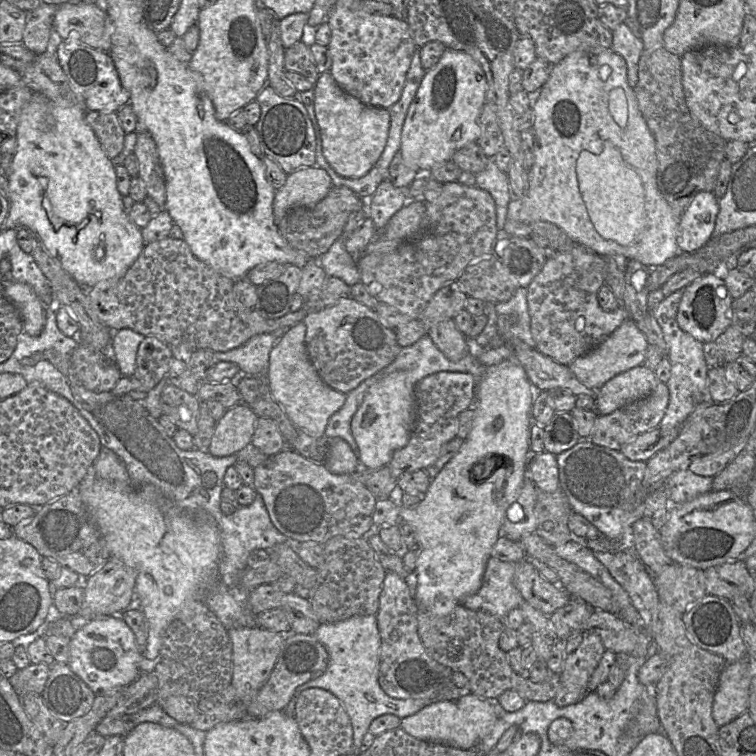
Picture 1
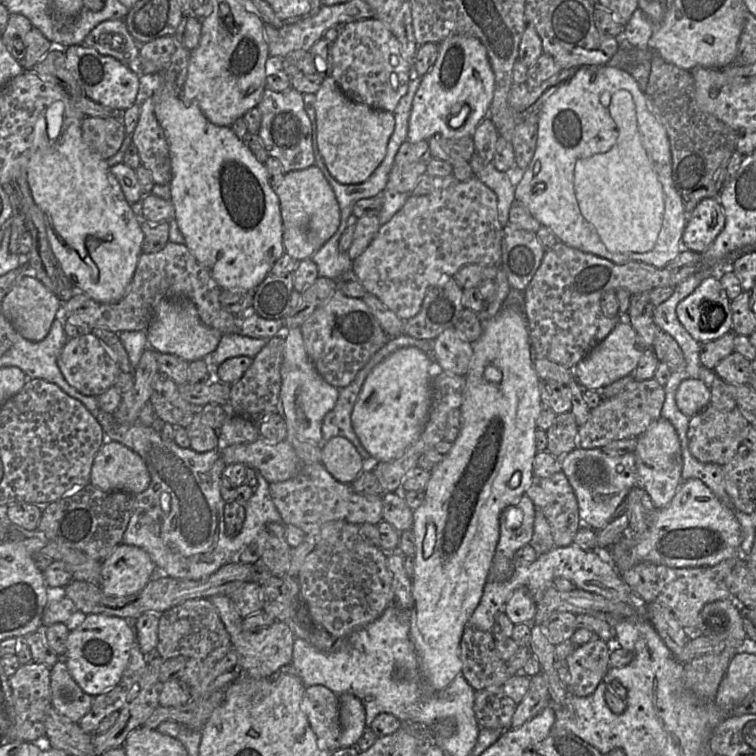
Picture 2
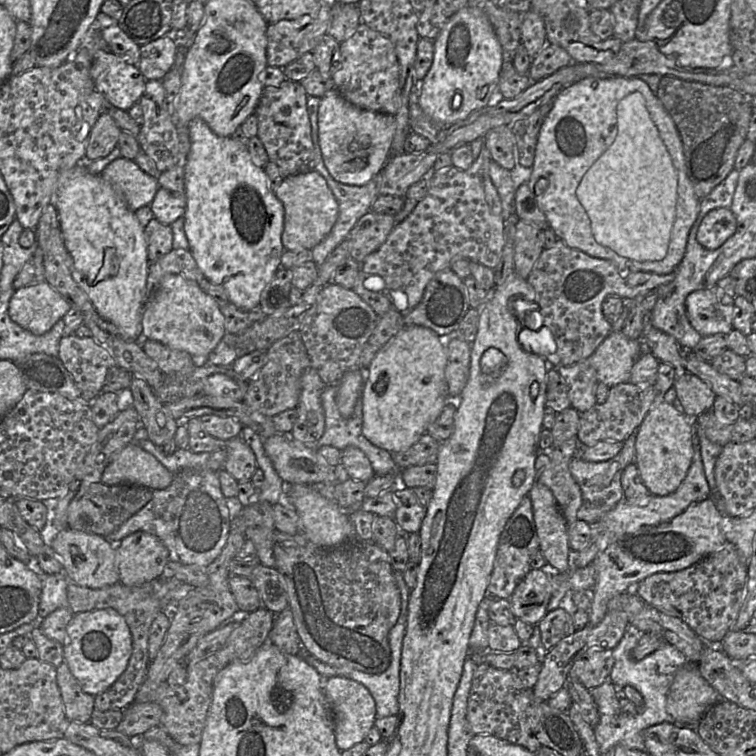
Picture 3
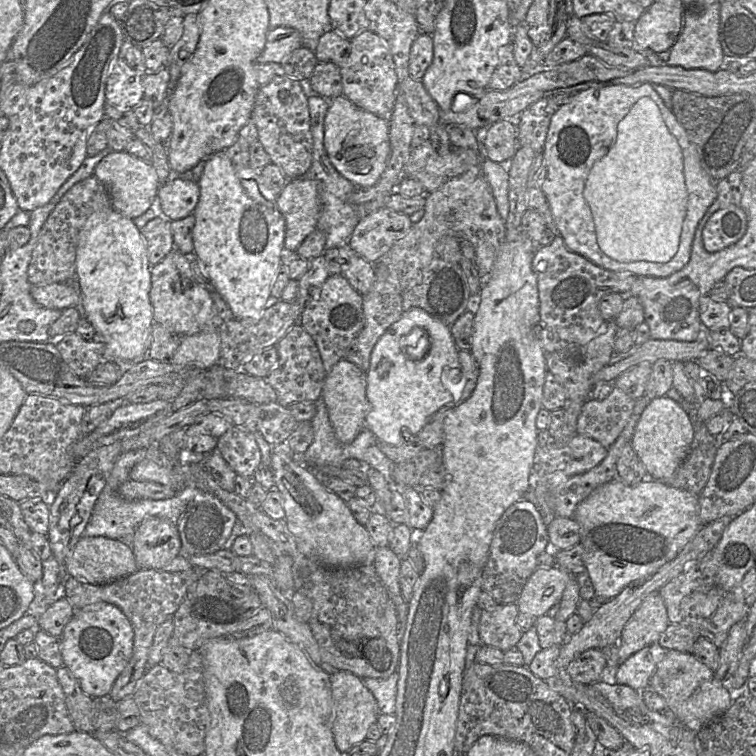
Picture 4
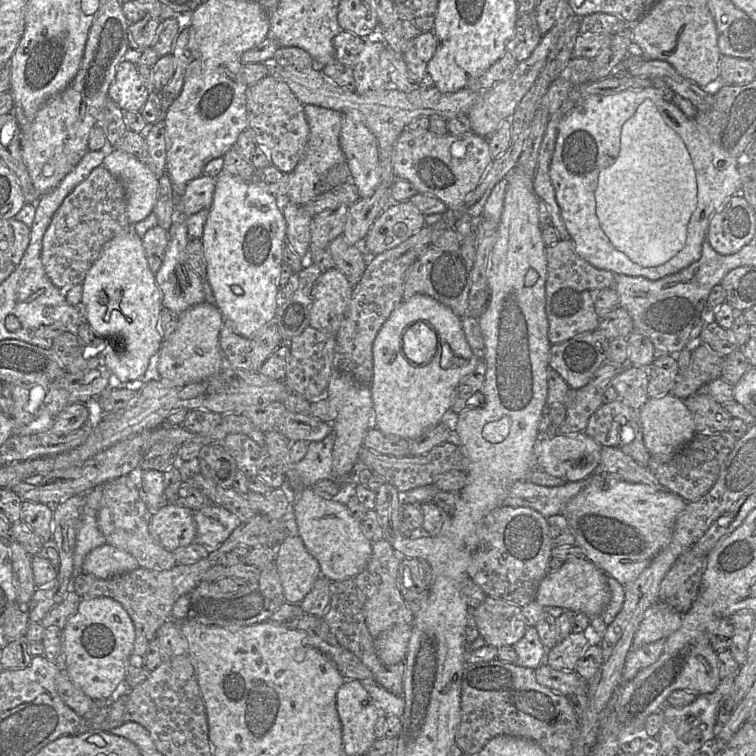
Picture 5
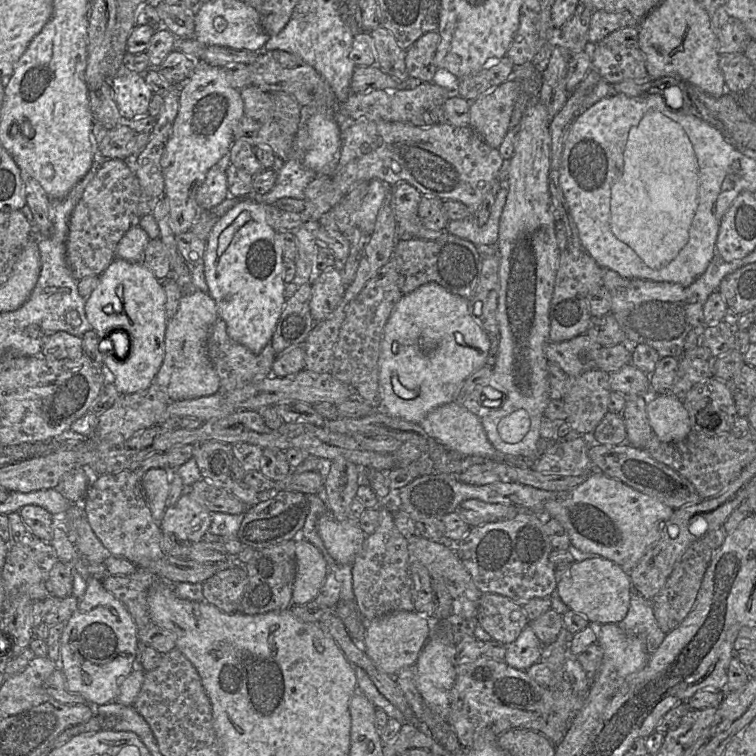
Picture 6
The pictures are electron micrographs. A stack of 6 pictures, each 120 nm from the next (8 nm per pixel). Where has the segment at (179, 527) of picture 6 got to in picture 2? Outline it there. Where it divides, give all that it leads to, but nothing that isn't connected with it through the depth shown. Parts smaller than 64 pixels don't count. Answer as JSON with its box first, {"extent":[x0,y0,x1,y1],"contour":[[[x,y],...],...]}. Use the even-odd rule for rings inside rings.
{"extent":[100,543,158,596],"contour":[[[120,543],[101,562],[100,589],[107,596],[134,594],[158,574],[158,568],[142,548]]]}

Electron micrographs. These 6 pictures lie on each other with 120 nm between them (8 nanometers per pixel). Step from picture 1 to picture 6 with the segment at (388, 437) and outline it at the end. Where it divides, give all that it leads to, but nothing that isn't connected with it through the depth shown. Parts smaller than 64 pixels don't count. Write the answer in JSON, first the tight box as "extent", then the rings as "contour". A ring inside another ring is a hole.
{"extent":[378,282,489,423],"contour":[[[435,282],[426,283],[402,295],[385,324],[380,343],[378,381],[381,410],[392,417],[421,423],[430,411],[455,400],[461,384],[486,365],[489,347],[487,333],[475,321],[475,315],[469,313],[469,299],[450,293]],[[423,339],[434,341],[435,348],[431,352],[422,351]]]}

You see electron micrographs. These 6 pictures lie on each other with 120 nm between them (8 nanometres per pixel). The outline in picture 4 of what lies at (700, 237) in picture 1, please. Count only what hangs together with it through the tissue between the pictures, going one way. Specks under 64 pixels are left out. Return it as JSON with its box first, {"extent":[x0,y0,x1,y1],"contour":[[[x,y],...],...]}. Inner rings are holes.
{"extent":[702,205,747,253],"contour":[[[737,205],[718,209],[702,230],[702,241],[709,253],[718,252],[739,241],[747,230],[747,215]]]}

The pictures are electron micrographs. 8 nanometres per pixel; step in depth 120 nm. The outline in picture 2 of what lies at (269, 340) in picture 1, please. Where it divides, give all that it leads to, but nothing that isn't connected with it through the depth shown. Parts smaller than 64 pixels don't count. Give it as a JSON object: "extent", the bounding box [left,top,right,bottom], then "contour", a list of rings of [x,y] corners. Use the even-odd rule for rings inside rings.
{"extent":[207,334,268,369],"contour":[[[223,334],[217,348],[207,357],[212,368],[216,369],[224,361],[233,357],[247,356],[253,359],[267,342],[268,339]]]}

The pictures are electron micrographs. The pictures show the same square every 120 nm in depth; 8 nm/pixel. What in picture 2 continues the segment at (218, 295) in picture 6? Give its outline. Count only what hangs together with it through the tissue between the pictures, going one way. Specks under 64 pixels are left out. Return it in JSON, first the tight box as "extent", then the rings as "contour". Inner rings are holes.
{"extent":[139,72,285,297],"contour":[[[164,72],[140,74],[139,87],[152,98],[154,114],[169,146],[171,202],[184,244],[222,290],[253,292],[254,297],[256,287],[270,274],[275,261],[285,254],[279,198],[268,182],[266,167],[230,127],[211,123],[196,104],[172,95],[166,87]]]}

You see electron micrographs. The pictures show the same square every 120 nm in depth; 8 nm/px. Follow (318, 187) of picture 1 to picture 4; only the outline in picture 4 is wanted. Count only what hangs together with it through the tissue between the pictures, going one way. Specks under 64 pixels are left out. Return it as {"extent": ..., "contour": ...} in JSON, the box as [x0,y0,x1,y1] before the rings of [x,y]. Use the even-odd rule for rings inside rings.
{"extent":[277,177,320,251],"contour":[[[303,177],[288,180],[277,196],[277,206],[285,219],[284,248],[296,251],[304,239],[317,229],[320,213],[318,185],[315,181]]]}

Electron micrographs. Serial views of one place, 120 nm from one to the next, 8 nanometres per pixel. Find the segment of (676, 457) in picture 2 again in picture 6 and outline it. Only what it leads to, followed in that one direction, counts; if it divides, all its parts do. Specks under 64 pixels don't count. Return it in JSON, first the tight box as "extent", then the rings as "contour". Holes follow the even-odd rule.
{"extent":[646,393,691,442],"contour":[[[671,393],[648,397],[646,406],[649,424],[662,442],[683,440],[691,431],[691,424],[683,401]]]}

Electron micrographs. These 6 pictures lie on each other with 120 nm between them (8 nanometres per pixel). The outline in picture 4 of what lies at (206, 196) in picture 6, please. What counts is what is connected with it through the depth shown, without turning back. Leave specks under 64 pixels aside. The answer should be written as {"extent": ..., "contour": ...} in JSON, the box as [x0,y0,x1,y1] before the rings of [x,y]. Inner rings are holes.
{"extent":[157,176,199,221],"contour":[[[173,176],[160,185],[157,192],[157,205],[161,216],[169,221],[178,220],[193,214],[199,196],[198,182]]]}

